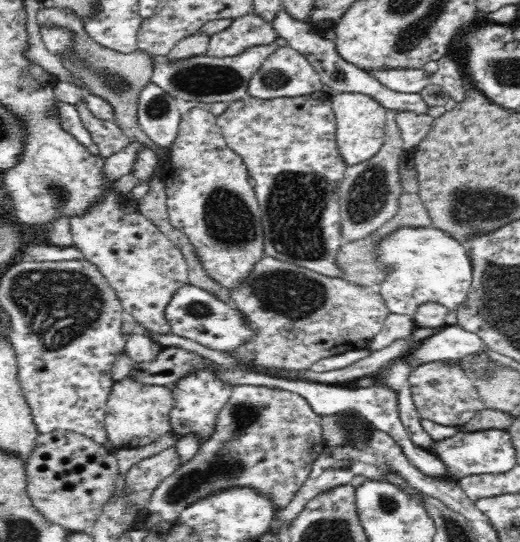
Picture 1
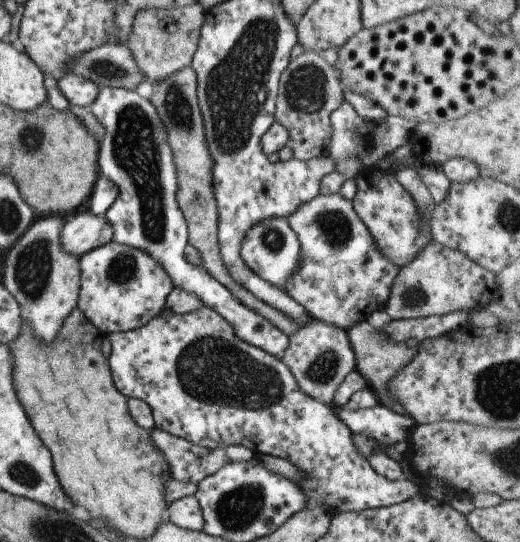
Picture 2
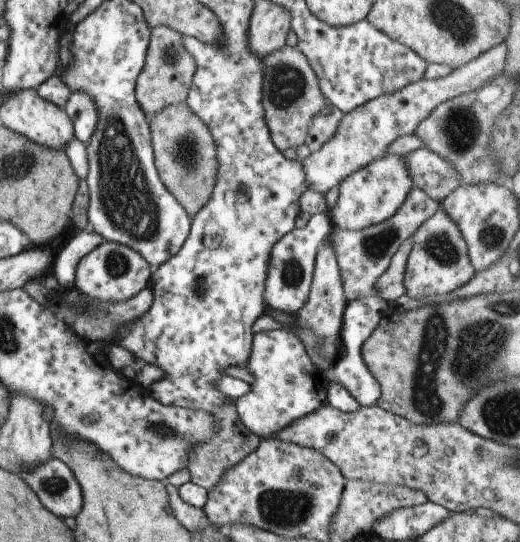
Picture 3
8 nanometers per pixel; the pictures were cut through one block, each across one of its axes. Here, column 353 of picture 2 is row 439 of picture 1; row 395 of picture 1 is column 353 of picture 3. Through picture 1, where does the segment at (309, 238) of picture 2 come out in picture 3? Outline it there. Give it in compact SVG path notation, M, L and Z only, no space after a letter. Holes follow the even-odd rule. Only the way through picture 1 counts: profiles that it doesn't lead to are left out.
M418 187L412 188L404 204L384 223L374 225L360 230L349 230L348 228L333 227L330 234L326 236L325 242L332 244L332 250L336 254L336 262L342 274L342 286L347 302L354 302L356 298L378 297L376 294L376 280L390 267L391 260L399 250L404 240L411 238L425 219L430 218L433 212L441 204L432 200L428 194Z

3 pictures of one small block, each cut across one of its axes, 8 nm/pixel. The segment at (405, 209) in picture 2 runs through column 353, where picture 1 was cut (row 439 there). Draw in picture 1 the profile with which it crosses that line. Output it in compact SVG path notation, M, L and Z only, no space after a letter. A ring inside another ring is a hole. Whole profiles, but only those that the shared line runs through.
M207 368L182 376L182 378L172 386L174 404L169 414L171 431L178 437L187 435L188 433L196 433L196 435L198 435L198 446L204 441L210 440L215 429L217 414L228 402L232 387L232 385L220 380L215 370L208 370Z

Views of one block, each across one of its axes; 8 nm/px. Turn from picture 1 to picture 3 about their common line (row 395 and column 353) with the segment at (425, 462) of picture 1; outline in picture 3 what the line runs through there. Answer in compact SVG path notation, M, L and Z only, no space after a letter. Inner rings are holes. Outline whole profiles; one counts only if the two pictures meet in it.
M379 297L356 298L354 302L347 302L340 329L340 342L342 344L340 354L330 368L323 370L327 383L340 382L364 407L376 405L376 400L380 398L381 388L376 377L362 360L361 346L376 326L380 324L382 317L389 311L389 304Z

